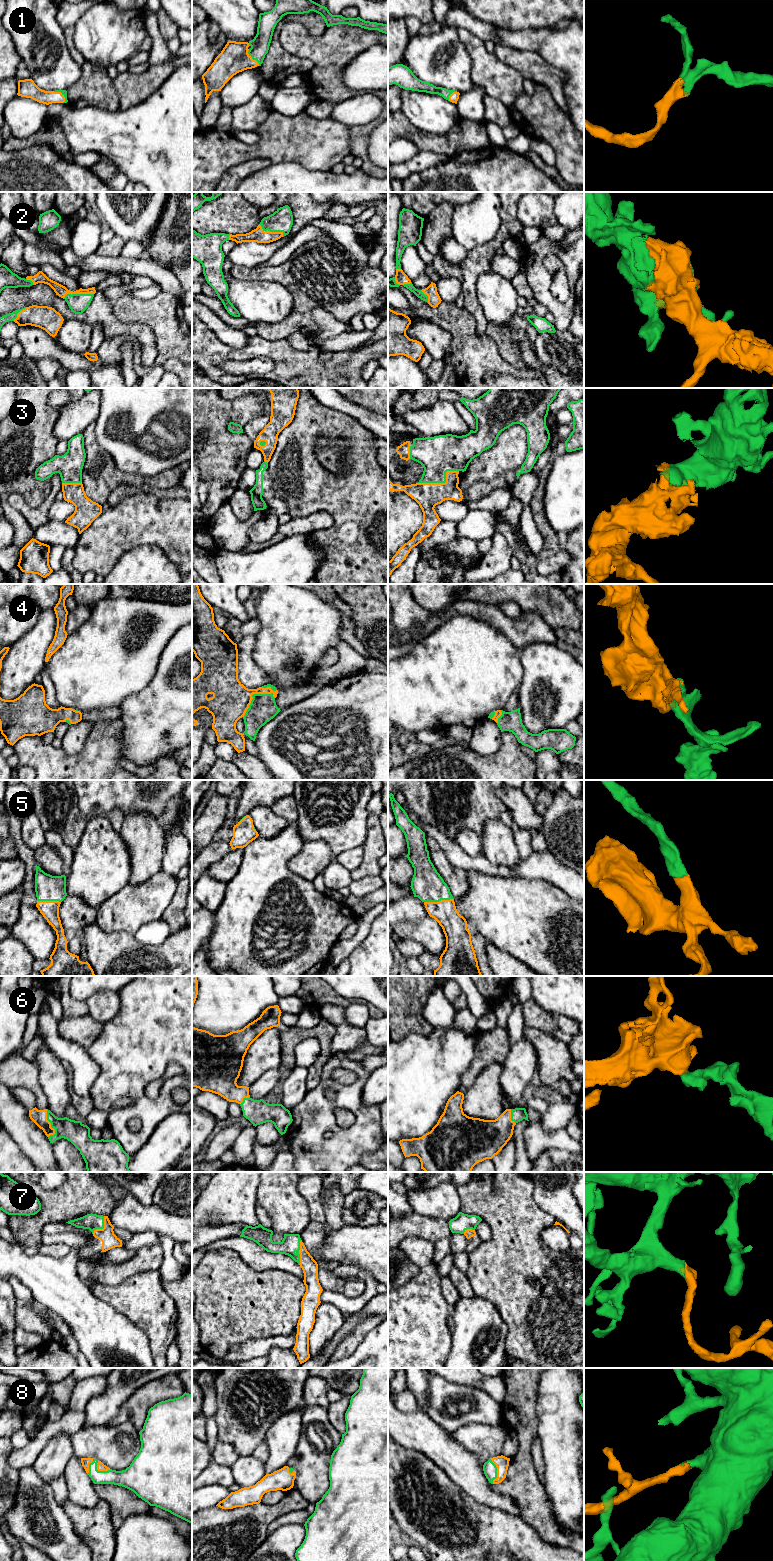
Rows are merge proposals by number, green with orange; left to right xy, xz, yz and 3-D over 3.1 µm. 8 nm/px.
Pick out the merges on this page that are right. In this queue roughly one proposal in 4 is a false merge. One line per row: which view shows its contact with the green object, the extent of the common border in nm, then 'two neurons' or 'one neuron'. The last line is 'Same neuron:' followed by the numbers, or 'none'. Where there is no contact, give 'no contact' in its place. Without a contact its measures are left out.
1: meets green in xz; contact 160 nm long; one neuron
2: meets green in xy; contact 260 nm long; one neuron
3: meets green in yz; contact 340 nm long; one neuron
4: meets green in xz; contact 360 nm long; one neuron
5: meets green in yz; contact 240 nm long; one neuron
6: meets green in xy; contact 240 nm long; one neuron
7: meets green in xy; contact 170 nm long; one neuron
8: meets green in yz; contact 200 nm long; one neuron
Same neuron: 1, 2, 3, 4, 5, 6, 7, 8

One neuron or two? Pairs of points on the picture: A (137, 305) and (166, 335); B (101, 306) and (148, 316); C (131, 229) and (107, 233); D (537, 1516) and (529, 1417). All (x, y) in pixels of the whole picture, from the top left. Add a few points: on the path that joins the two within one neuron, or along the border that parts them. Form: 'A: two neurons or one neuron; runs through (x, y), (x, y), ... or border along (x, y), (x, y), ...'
A: one neuron; runs through (144, 312), (160, 328)
B: two neurons; border along (112, 302), (113, 314), (120, 321), (131, 324)
C: two neurons; border along (104, 224), (115, 234)
D: one neuron; runs through (528, 1491), (524, 1487), (525, 1442)

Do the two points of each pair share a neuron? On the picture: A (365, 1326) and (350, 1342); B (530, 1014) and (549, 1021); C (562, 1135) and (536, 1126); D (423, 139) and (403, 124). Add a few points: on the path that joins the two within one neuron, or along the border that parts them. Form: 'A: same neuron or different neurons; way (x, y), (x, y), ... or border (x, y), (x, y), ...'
A: same neuron; way (361, 1330), (354, 1338)
B: same neuron; way (535, 1016), (544, 1021)
C: same neuron; way (555, 1136), (545, 1136), (542, 1133)
D: same neuron; way (418, 137), (408, 129)

